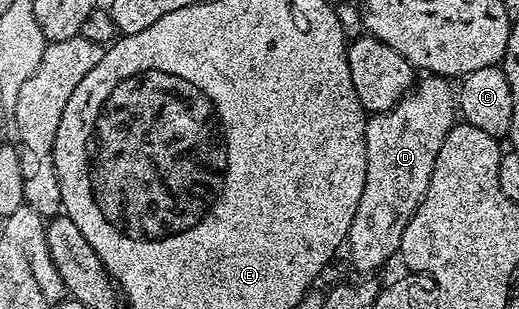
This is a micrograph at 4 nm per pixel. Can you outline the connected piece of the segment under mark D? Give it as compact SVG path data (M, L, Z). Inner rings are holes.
M428 74L423 79L421 84L419 81L408 95L401 98L399 104L385 112L369 115L364 125L366 186L362 186L362 198L358 202L358 210L354 210L354 222L350 222L350 230L346 233L346 252L348 248L348 256L360 274L372 274L375 268L382 267L391 256L399 253L402 234L430 186L438 150L442 150L446 134L458 120L458 100L453 85L451 88L448 85L451 83L443 76Z

